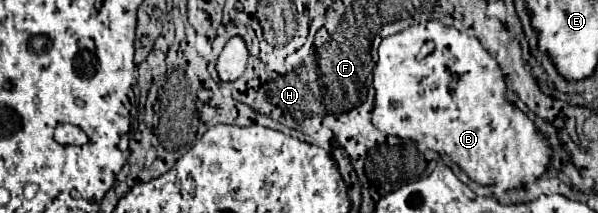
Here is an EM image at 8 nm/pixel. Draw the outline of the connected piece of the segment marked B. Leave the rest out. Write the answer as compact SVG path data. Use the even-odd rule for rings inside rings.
M425 21L383 39L373 69L373 87L377 91L373 125L377 129L449 155L479 185L493 183L499 189L513 189L547 171L551 159L547 139L505 99L503 73L489 51L455 27ZM425 43L433 43L433 51L421 57Z

